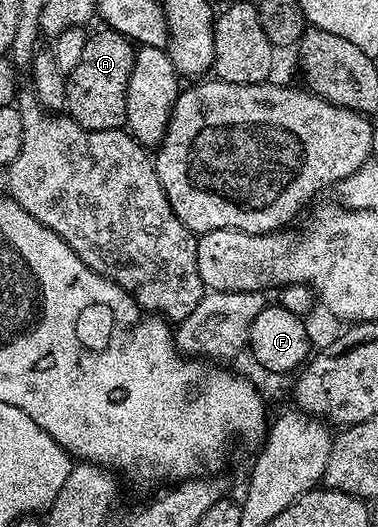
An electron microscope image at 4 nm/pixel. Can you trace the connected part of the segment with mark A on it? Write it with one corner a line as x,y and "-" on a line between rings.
115,31
92,33
86,47
82,47
82,59
78,67
67,74
66,113
84,129
106,131
119,129
127,122
126,95
130,83
130,71
134,67
136,49
133,42

